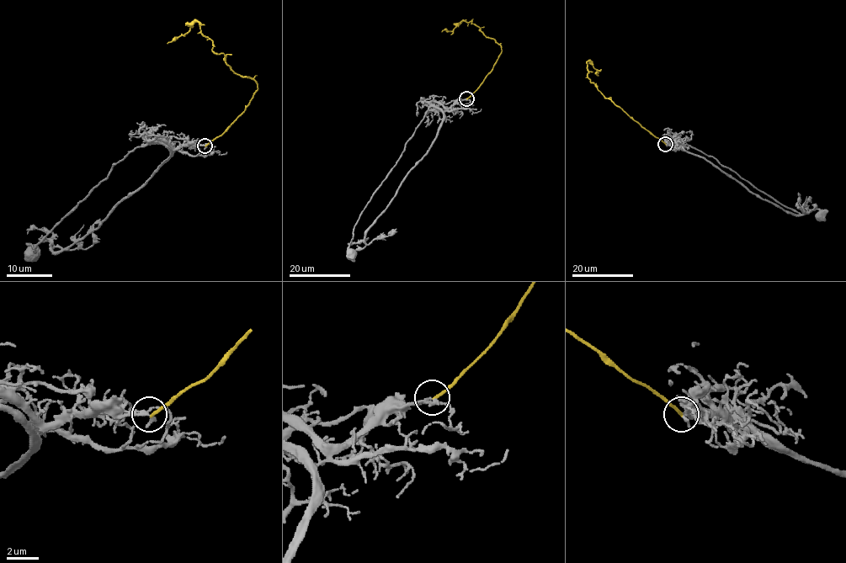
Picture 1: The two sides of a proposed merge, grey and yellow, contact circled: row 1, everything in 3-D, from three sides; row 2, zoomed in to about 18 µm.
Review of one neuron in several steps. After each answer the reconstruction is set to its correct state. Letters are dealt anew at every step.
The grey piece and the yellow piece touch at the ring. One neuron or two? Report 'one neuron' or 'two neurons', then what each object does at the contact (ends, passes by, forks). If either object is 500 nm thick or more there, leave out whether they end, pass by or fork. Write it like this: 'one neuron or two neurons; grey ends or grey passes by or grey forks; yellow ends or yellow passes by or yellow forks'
two neurons; grey passes by; yellow ends

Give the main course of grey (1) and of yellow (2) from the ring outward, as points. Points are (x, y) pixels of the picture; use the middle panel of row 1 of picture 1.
1: (466, 98), (440, 103), (426, 112), (396, 165), (362, 212), (354, 226), (348, 251), (348, 253)
2: (466, 98), (492, 69), (502, 47), (470, 23), (471, 20), (462, 20), (452, 31), (441, 32)

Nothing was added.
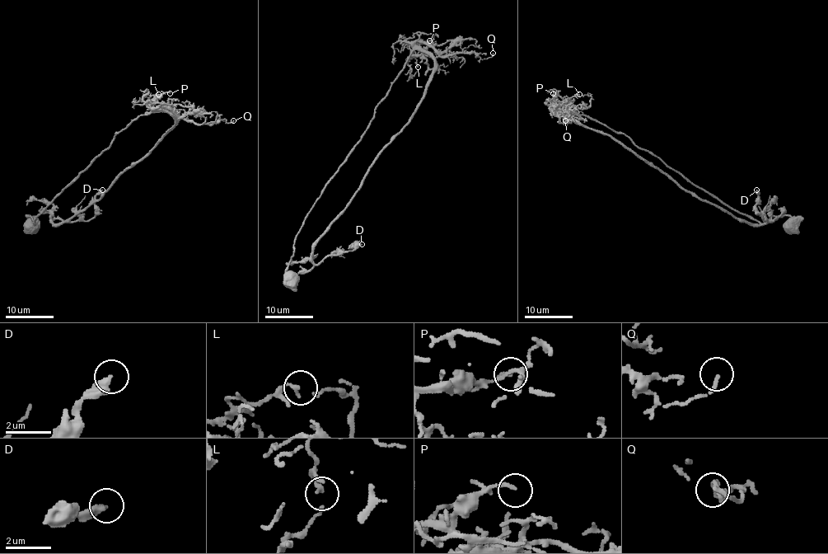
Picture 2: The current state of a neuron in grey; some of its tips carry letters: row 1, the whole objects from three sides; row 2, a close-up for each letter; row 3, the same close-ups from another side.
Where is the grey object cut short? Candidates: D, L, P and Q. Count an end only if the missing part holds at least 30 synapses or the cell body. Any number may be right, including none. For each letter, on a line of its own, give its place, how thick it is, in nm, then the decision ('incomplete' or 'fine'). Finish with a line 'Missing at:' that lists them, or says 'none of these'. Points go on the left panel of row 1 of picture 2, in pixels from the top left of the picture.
D: (102, 190) | 340 nm | fine
L: (158, 94) | 130 nm | fine
P: (170, 93) | 140 nm | fine
Q: (233, 120) | 130 nm | fine
Missing at: none of these

